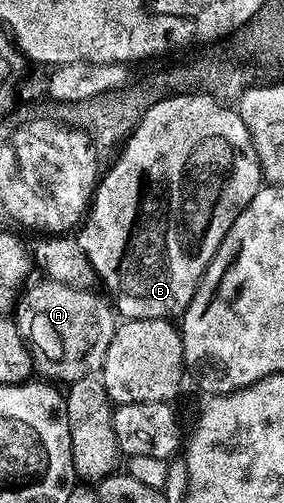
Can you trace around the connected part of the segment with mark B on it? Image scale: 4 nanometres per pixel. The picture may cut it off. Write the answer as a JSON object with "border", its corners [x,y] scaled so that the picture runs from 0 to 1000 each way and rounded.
{"border":[[[680,185],[676,189],[634,189],[606,197],[577,197],[549,205],[493,237],[493,245],[472,262],[444,274],[426,290],[415,314],[387,328],[387,338],[356,346],[345,374],[331,378],[331,398],[320,400],[310,429],[271,465],[268,477],[296,499],[310,523],[331,533],[342,557],[373,565],[373,575],[405,590],[394,606],[433,632],[489,638],[493,634],[588,634],[637,632],[655,612],[676,602],[676,594],[697,577],[697,565],[711,561],[711,549],[746,523],[789,467],[831,443],[845,419],[887,404],[887,396],[930,374],[919,320],[901,304],[901,292],[887,284],[887,268],[873,252],[859,252],[859,237],[838,227],[835,215],[775,203],[754,193],[732,193],[722,185]]]}

